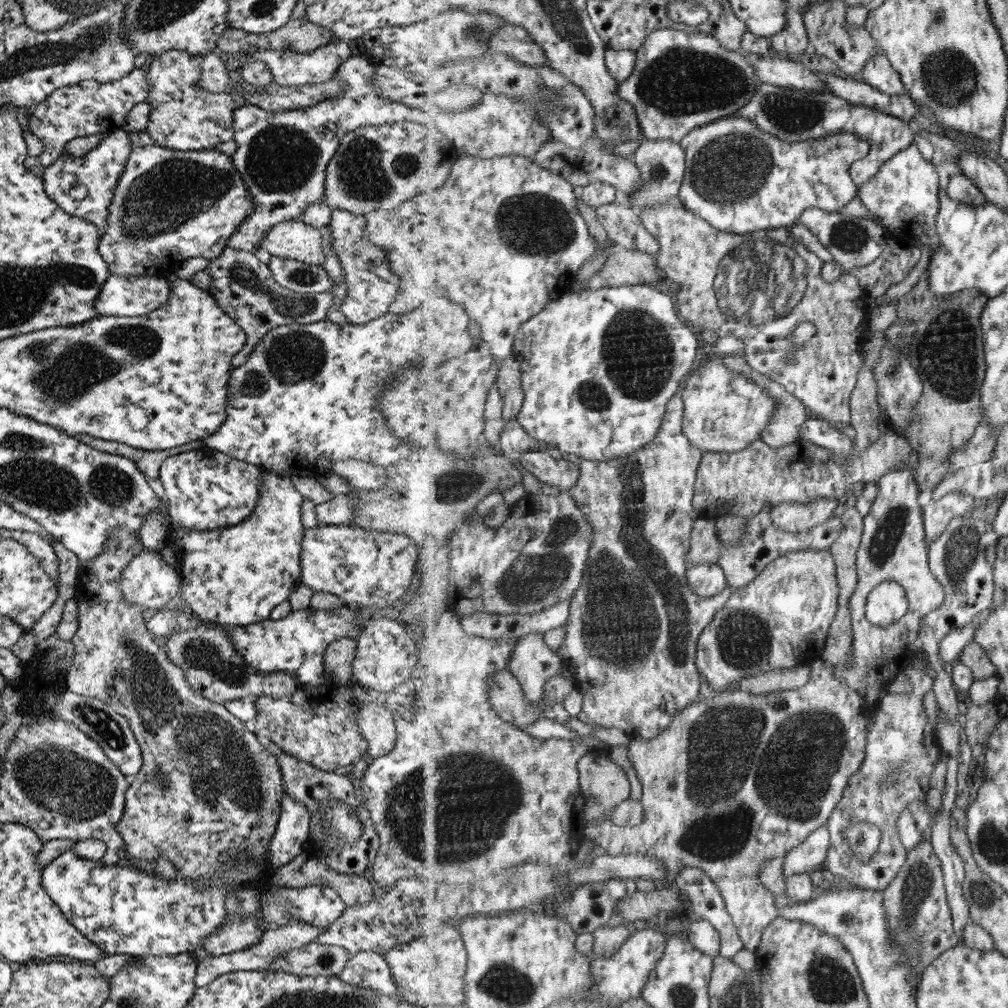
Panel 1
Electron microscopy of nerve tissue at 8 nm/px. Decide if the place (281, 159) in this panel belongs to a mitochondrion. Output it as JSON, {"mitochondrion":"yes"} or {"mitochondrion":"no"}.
{"mitochondrion":"yes"}

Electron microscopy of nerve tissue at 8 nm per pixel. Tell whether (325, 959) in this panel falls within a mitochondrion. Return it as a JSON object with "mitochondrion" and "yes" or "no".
{"mitochondrion":"yes"}

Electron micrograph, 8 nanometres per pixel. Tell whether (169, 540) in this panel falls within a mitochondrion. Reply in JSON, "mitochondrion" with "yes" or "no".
{"mitochondrion":"no"}

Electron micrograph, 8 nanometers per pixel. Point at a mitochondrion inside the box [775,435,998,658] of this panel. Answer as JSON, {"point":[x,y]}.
{"point":[961,552]}

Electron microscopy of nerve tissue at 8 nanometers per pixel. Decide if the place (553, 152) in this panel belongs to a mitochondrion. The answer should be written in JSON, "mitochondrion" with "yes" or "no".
{"mitochondrion":"no"}

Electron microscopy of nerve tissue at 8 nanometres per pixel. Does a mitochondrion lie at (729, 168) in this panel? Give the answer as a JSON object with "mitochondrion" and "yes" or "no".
{"mitochondrion":"yes"}

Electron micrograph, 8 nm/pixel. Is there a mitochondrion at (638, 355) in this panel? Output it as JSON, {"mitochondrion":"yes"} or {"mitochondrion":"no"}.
{"mitochondrion":"yes"}

